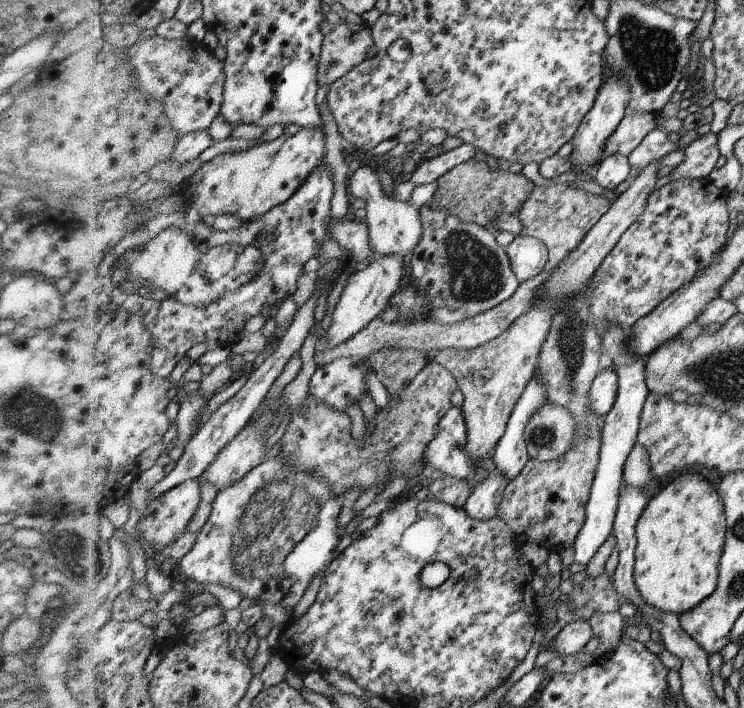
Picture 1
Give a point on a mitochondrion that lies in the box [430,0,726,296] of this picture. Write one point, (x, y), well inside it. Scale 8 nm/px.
(651, 54)

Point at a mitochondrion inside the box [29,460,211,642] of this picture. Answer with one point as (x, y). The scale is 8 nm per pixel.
(76, 553)

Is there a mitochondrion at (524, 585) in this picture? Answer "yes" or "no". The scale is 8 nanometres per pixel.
no

